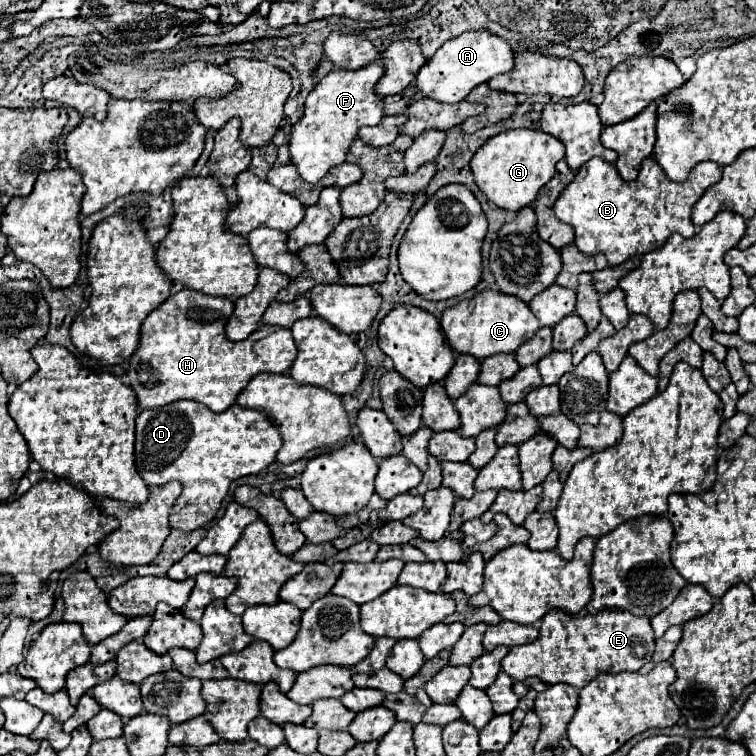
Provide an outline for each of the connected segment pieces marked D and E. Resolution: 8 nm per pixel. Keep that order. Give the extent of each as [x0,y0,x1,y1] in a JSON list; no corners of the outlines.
[[136,400,282,530],[502,610,654,688]]

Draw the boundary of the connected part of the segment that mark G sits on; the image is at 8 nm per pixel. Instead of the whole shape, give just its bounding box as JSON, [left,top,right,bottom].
[472,130,564,212]

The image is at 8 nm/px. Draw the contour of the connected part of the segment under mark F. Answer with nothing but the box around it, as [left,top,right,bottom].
[290,62,384,182]

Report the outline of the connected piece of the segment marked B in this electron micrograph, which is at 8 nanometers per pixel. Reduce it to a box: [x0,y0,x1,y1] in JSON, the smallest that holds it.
[554,156,722,266]

